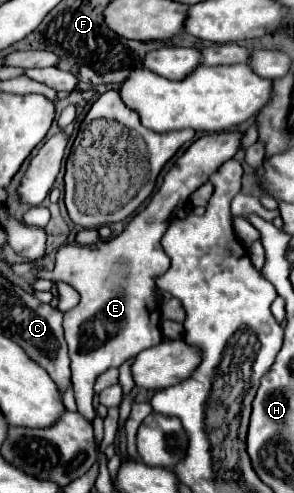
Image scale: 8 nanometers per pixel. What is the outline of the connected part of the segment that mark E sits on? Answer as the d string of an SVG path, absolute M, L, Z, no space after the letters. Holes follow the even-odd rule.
M236 132L206 134L198 138L170 168L150 204L128 222L120 236L106 242L102 240L96 248L78 244L62 246L56 252L56 268L52 271L41 269L36 273L37 280L62 280L80 294L80 304L64 314L64 336L72 360L76 404L86 418L94 418L92 400L96 378L108 368L118 368L124 360L162 342L160 304L154 296L154 278L170 268L170 258L160 240L172 222L172 214L176 214L176 210L188 202L190 194L206 184L210 176L236 154L240 140L242 136ZM49 273L50 279L47 279L45 274Z

